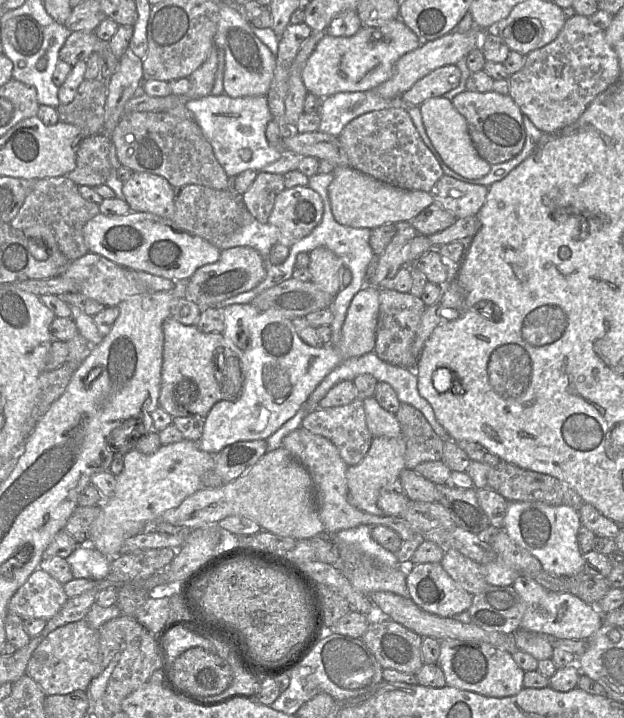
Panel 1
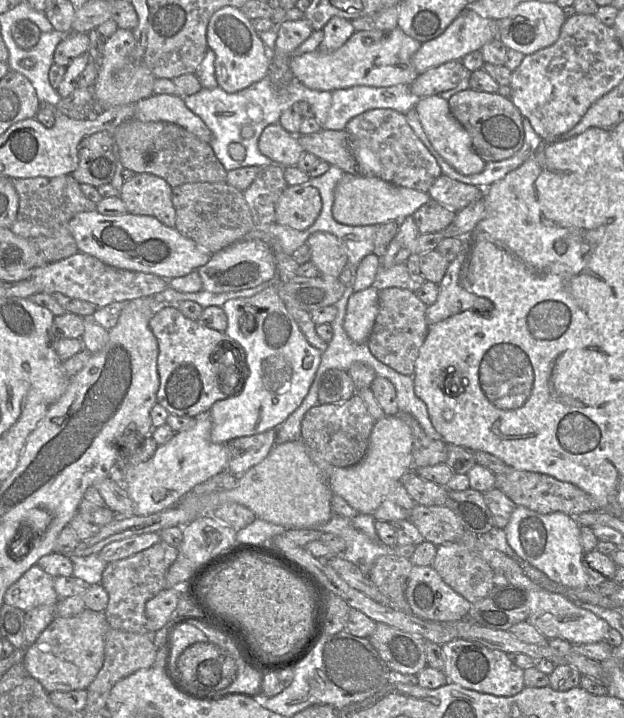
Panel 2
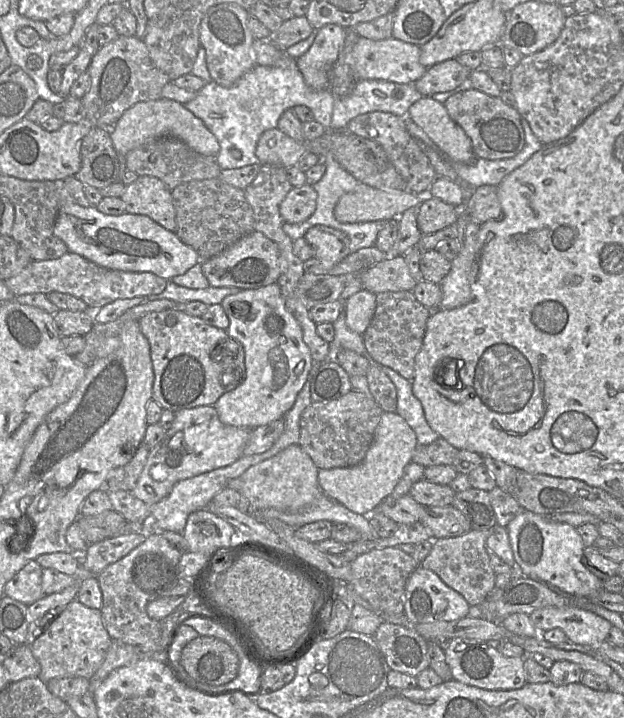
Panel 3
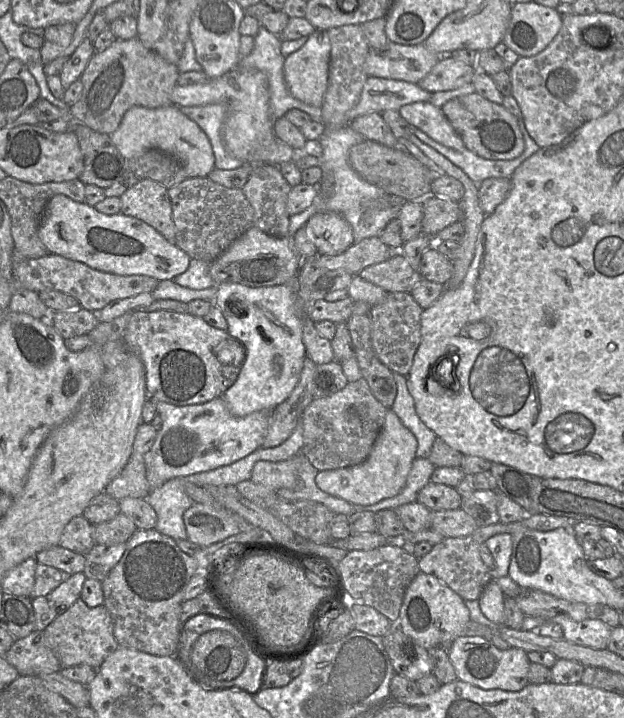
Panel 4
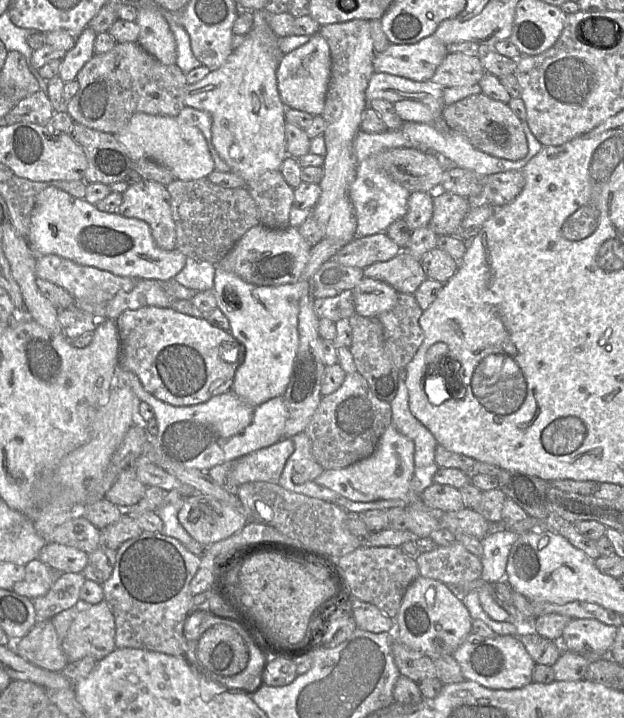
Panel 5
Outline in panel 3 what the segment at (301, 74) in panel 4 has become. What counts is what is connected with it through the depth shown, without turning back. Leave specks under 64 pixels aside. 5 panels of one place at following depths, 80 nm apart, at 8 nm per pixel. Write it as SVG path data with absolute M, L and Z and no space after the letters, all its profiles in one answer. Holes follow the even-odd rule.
M327 24L317 30L316 38L296 64L306 84L321 90L330 87L330 70L337 60L346 37L346 29L338 24Z

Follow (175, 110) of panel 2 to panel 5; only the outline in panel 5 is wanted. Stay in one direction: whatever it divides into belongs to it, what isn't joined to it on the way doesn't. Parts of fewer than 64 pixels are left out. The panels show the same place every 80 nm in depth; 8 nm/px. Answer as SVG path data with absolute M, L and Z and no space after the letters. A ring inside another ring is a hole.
M135 113L128 124L115 134L132 161L151 159L168 168L176 179L195 180L215 170L214 160L203 133L195 126L179 121L177 116Z

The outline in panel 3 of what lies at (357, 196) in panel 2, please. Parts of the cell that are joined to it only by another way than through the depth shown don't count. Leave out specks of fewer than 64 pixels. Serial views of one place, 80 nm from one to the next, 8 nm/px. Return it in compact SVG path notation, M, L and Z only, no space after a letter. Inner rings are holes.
M359 183L351 192L344 194L334 208L336 220L342 223L359 223L369 221L388 221L398 218L403 212L417 208L425 195L416 195L406 191L384 191Z

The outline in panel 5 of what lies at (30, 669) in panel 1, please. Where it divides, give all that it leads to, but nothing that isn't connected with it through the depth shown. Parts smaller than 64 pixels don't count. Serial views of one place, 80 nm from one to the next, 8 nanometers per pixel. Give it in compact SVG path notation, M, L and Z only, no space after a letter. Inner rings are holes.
M79 599L71 608L55 615L51 622L68 663L88 656L100 661L116 649L115 619L105 600L97 604L90 604Z

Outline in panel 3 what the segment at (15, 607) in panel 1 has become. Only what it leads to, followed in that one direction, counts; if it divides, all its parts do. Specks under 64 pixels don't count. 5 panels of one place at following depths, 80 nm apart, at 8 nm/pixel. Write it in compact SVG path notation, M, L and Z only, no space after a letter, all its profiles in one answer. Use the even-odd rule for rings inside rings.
M36 560L29 561L5 584L4 595L27 606L44 597L41 585L42 569Z

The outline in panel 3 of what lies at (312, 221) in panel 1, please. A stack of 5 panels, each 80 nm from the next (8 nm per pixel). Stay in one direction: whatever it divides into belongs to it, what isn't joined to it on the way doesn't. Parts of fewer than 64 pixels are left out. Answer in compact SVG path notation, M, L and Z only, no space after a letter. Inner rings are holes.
M305 183L292 187L280 204L280 215L284 223L298 224L307 220L316 210L317 192Z

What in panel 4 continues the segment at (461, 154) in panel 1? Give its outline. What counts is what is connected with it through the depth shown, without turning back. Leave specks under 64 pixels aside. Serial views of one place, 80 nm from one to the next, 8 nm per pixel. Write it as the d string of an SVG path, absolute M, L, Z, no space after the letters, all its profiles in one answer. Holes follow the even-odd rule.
M419 101L402 106L400 115L412 126L415 126L435 141L449 148L461 150L465 144L455 131L441 108L431 101Z

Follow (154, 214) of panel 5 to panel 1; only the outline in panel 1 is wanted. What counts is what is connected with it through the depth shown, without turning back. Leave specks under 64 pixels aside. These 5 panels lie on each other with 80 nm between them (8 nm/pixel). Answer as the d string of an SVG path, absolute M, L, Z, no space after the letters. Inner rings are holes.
M134 172L124 183L123 194L131 211L152 213L173 220L174 187L164 177Z

